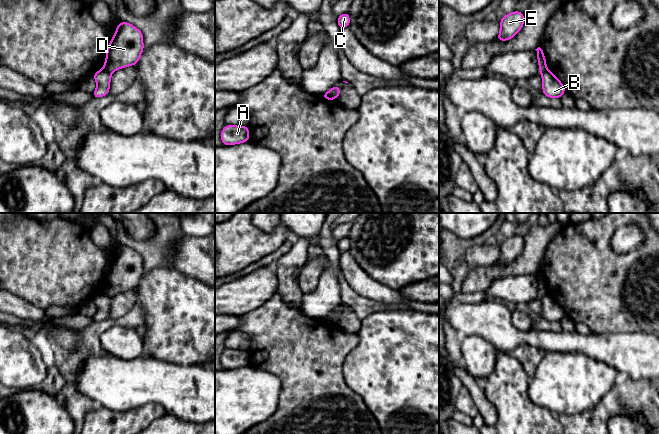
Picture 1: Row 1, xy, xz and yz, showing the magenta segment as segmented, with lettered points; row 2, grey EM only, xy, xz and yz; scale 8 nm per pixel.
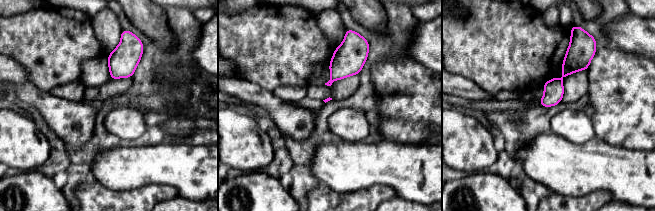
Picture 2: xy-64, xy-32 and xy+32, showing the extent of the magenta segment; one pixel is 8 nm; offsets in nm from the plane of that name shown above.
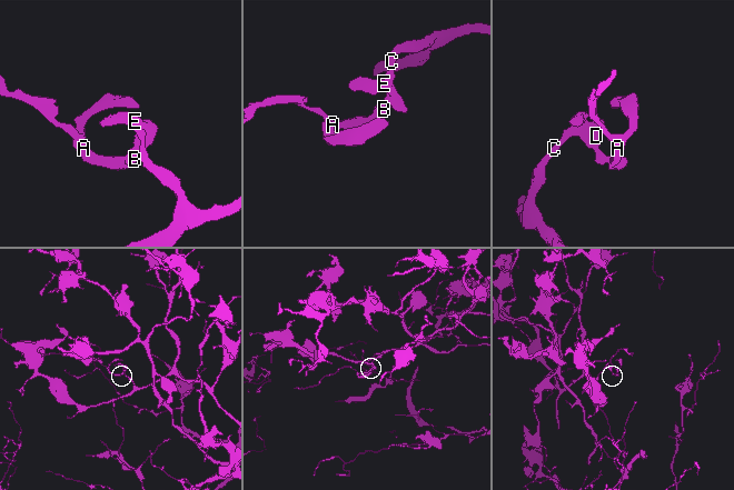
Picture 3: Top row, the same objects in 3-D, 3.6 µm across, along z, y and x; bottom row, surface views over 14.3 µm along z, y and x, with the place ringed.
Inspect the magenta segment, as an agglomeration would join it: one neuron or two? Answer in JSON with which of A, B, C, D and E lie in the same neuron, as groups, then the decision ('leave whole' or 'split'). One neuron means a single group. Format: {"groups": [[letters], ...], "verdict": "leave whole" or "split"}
{"groups": [["A", "B"], ["C", "D", "E"]], "verdict": "split"}

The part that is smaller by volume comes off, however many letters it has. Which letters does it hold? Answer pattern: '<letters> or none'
A, B

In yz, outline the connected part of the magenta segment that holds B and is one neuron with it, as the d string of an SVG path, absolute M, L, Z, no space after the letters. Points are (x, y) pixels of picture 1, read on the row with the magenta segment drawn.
M546 70L541 74L543 89L542 93L549 98L561 98L561 96L566 92L564 85L560 80L553 75L549 70Z

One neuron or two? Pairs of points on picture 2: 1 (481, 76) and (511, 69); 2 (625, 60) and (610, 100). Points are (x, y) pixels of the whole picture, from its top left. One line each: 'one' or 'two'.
1: one
2: one

